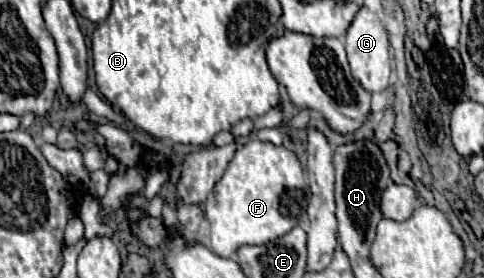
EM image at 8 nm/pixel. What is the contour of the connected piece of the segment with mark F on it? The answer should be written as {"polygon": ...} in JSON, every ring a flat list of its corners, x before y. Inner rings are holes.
{"polygon":[[248,141,228,163,222,179,214,185,204,215,210,223,210,247,220,257,232,257,242,245,266,245,276,237,286,235,302,221,308,205,308,183,296,155,270,141],[286,171,286,197,284,197]]}

